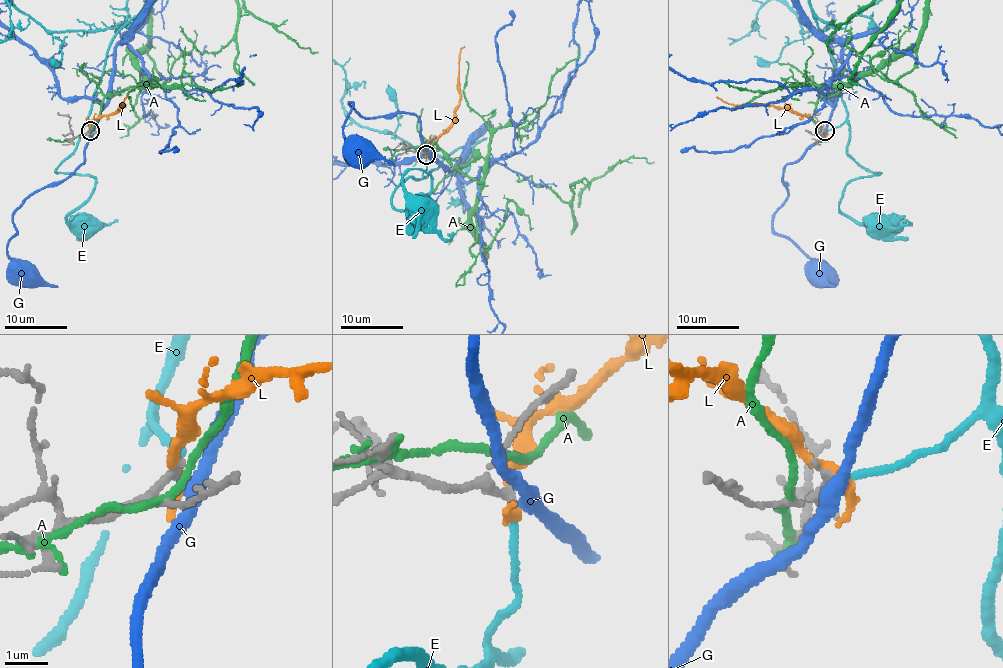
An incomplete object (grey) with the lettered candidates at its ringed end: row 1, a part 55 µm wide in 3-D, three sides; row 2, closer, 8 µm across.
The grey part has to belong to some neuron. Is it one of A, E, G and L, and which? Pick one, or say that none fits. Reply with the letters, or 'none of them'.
G

